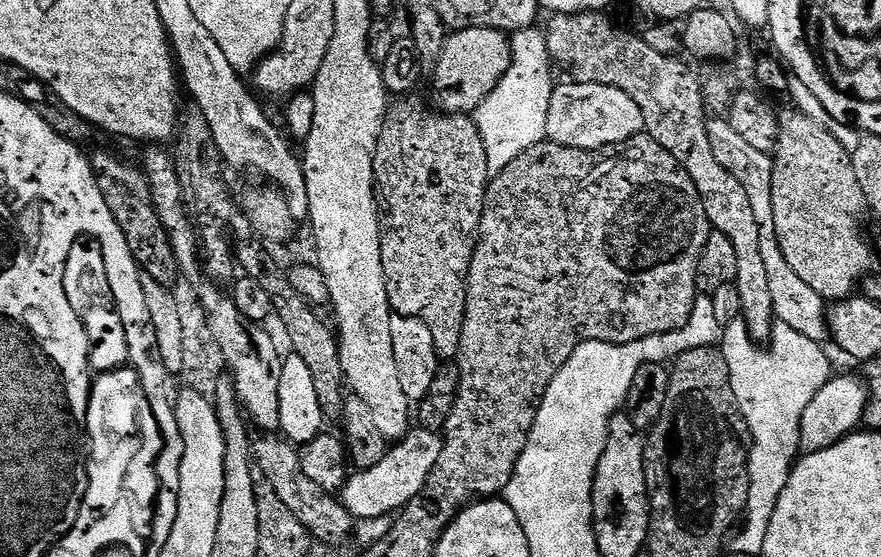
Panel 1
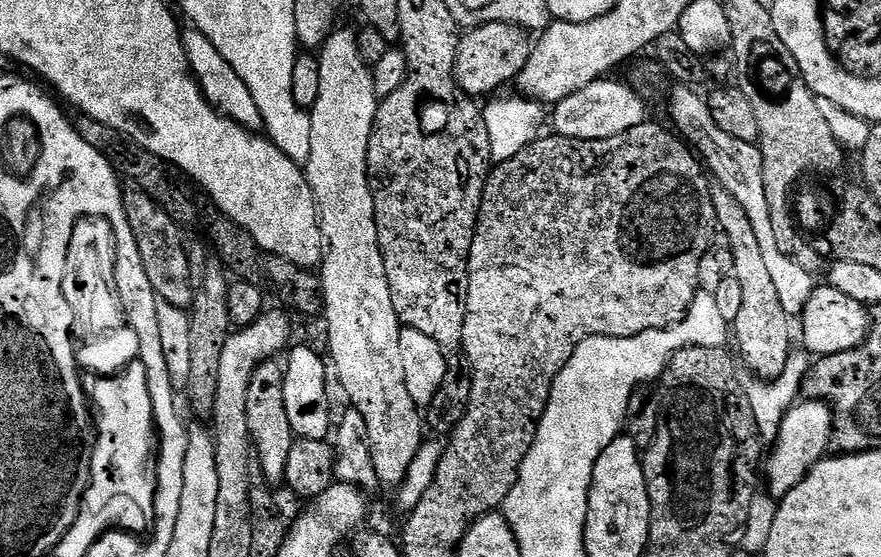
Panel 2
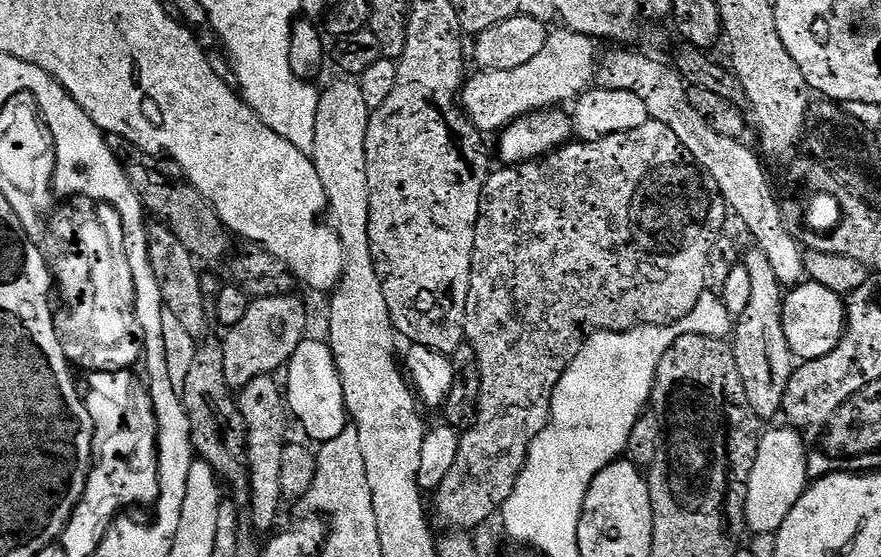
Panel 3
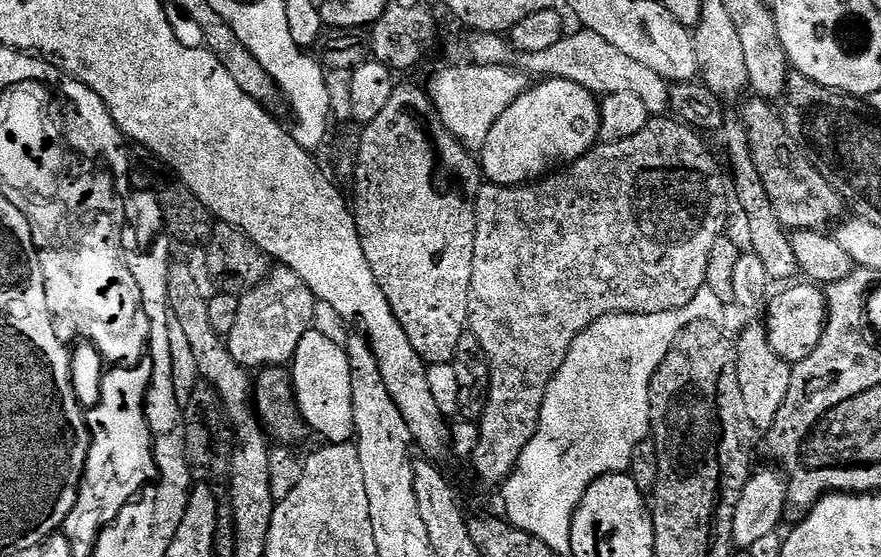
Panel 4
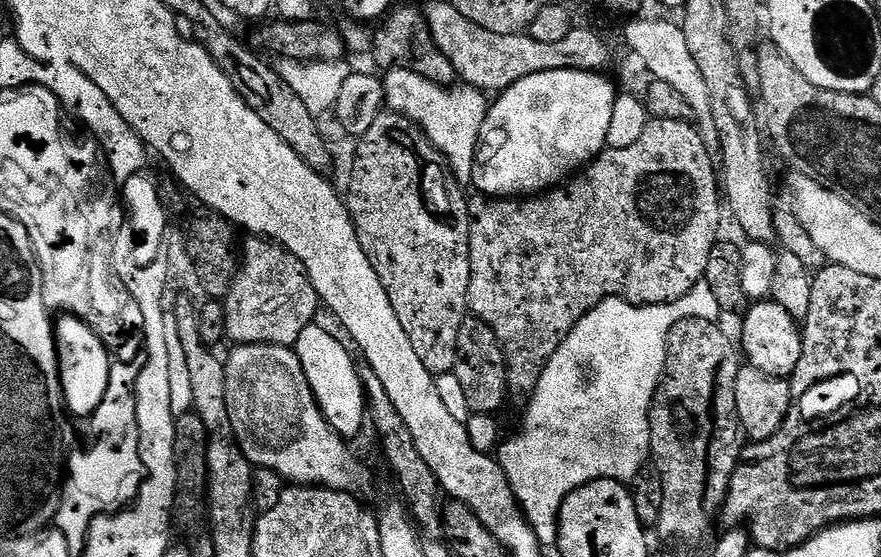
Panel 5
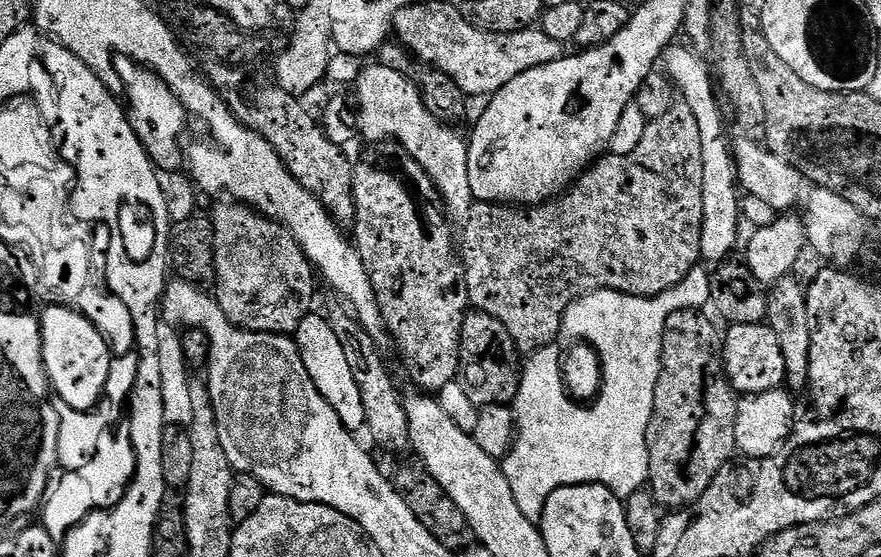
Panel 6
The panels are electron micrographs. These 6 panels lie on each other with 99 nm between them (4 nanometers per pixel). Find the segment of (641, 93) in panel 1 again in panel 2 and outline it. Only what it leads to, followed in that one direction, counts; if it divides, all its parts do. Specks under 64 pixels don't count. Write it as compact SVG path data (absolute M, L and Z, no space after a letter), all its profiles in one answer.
M719 186L712 188L712 201L714 202L714 214L716 215L716 222L719 228L719 231L722 233L723 239L727 240L728 244L732 249L734 250L734 270L732 271L732 275L736 276L738 278L739 284L742 286L742 310L738 314L738 318L734 322L734 328L736 328L736 348L738 351L740 351L739 359L742 361L744 359L744 364L746 367L749 368L750 371L752 371L751 375L753 377L759 378L761 380L777 380L778 377L780 377L783 372L786 370L786 366L788 365L788 358L792 355L794 351L794 345L792 345L792 332L794 336L794 328L792 325L792 328L790 325L790 318L786 314L786 310L782 310L782 301L778 298L778 289L774 287L774 282L772 281L772 277L770 273L768 273L766 262L764 260L764 257L762 255L761 248L758 247L758 237L754 235L754 226L750 226L750 218L746 218L746 210L742 210L742 206L739 205L738 200L734 198L732 194L727 192L726 189L721 188Z

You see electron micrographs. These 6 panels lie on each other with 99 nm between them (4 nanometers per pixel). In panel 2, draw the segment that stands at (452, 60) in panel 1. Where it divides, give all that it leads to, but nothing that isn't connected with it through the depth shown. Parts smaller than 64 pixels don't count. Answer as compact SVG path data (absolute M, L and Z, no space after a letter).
M483 24L465 31L460 37L456 59L456 81L473 98L491 97L503 84L511 85L532 53L533 41L517 24Z

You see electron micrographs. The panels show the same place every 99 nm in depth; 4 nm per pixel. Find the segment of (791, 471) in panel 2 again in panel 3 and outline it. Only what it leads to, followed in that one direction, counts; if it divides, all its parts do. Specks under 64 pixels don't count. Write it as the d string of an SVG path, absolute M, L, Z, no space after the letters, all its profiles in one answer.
M791 426L772 428L761 435L756 442L756 457L750 470L750 478L744 485L744 523L747 531L752 534L775 534L780 531L782 522L794 510L794 506L802 498L804 489L809 487L808 450L804 447L803 435Z

